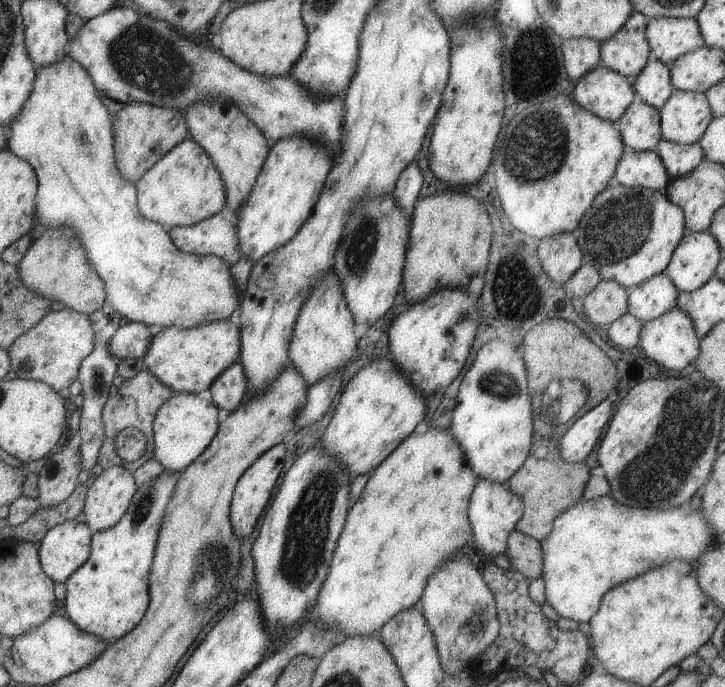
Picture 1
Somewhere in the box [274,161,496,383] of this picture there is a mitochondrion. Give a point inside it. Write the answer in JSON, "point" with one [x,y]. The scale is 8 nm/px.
{"point":[361,243]}

